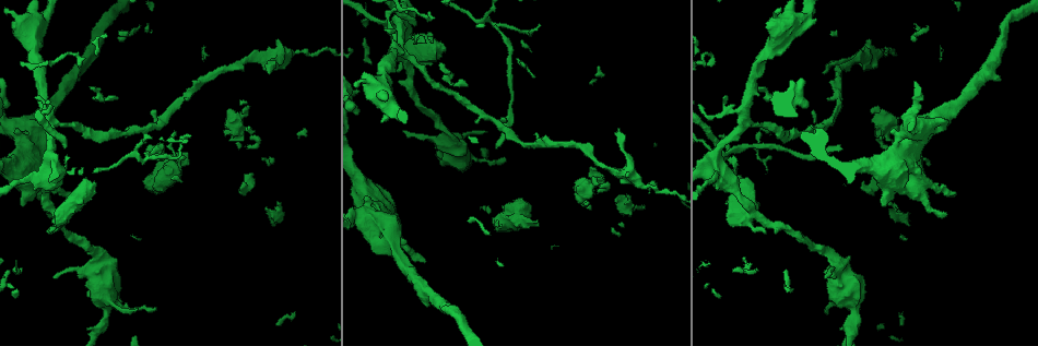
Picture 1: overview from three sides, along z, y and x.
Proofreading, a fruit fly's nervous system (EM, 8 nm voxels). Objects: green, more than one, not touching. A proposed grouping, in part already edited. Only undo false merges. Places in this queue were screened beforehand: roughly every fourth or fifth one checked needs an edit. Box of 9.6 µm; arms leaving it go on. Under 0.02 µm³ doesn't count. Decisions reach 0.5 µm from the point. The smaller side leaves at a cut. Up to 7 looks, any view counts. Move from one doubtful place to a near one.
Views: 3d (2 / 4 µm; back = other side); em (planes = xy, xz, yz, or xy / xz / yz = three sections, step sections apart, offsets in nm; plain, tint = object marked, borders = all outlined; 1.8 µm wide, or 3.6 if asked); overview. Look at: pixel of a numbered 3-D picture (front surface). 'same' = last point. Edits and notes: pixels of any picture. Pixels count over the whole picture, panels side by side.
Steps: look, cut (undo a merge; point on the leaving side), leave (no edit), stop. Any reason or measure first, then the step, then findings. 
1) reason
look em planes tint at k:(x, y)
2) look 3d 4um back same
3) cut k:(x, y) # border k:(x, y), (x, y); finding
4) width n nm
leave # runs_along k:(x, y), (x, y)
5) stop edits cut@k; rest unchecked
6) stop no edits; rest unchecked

branch point
look 3d 2um at 1:(407, 60)

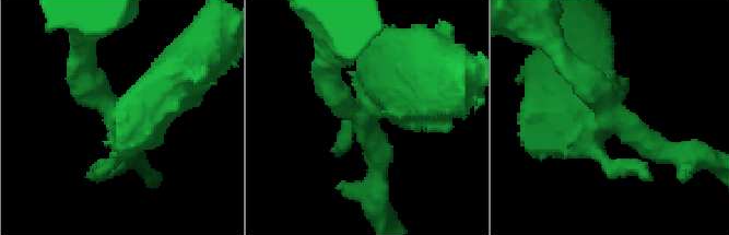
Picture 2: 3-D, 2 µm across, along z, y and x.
now the EM
look em xy step 16 tint at 2:(604, 117)

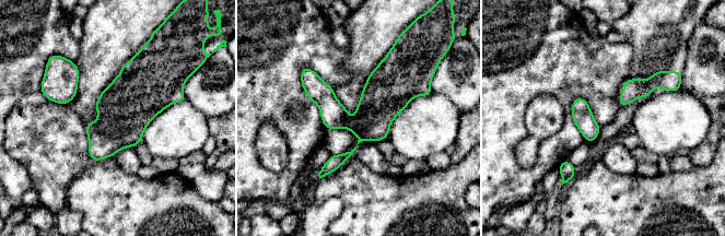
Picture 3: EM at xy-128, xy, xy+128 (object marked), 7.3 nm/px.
look em planes borders same

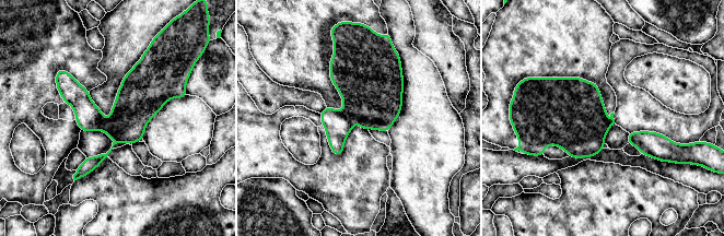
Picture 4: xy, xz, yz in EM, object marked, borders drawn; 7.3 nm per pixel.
cut 4:(131, 113) # border 4:(100, 109), (98, 124), (94, 129); two neurons meet here

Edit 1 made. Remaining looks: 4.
calibre changes
look em 3.6um planes tint at 1:(888, 180)

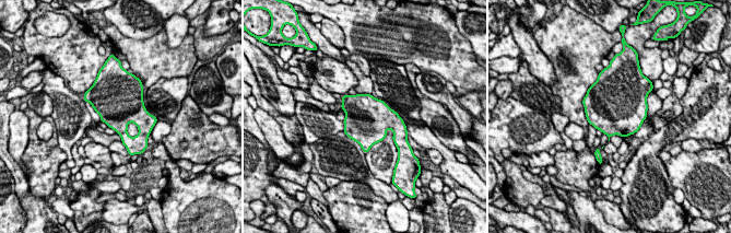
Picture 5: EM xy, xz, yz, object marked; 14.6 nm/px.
leave # all the same neuron

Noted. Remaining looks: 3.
stop edits cut@4; rest unchecked

